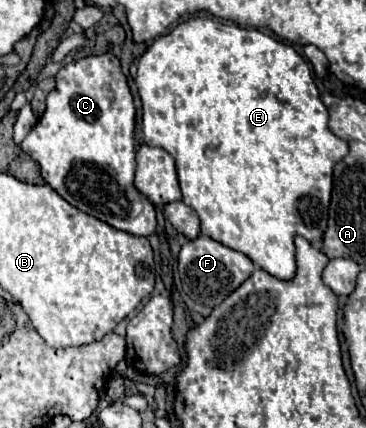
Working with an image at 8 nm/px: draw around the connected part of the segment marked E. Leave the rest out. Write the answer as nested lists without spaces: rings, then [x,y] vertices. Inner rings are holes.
[[[191,19],[187,23],[177,25],[167,35],[161,35],[153,41],[153,45],[143,53],[139,59],[139,71],[135,77],[141,101],[143,101],[143,141],[151,147],[161,147],[177,159],[177,175],[181,183],[183,203],[195,209],[201,221],[201,233],[247,255],[257,267],[265,269],[269,275],[277,279],[293,279],[295,277],[295,235],[305,237],[311,245],[321,243],[325,229],[327,229],[327,215],[329,215],[329,201],[333,189],[333,167],[349,153],[347,141],[333,135],[327,127],[327,107],[323,105],[312,70],[305,63],[305,59],[289,45],[281,40],[273,39],[257,29],[241,29],[235,25],[223,25],[221,21],[211,19]]]

